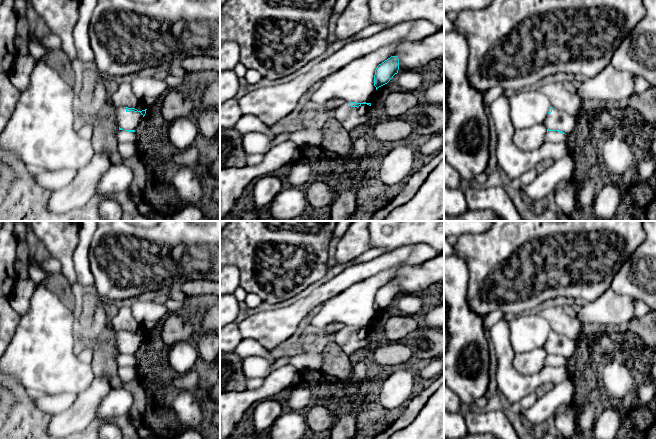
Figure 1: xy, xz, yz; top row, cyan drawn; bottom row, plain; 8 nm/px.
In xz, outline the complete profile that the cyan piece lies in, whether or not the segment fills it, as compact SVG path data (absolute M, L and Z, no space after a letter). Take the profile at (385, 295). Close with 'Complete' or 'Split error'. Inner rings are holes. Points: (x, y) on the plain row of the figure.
M391 280L381 288L379 288L375 294L374 310L376 314L387 308L399 294L399 283L397 280Z. Complete

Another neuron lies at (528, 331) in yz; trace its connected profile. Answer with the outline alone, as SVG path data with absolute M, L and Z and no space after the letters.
M538 311L510 317L510 341L515 353L543 348L551 328Z

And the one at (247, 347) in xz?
M245 338L240 341L234 351L241 359L248 358L250 356L259 356L274 363L275 358L271 355L270 351L262 346L254 339Z

